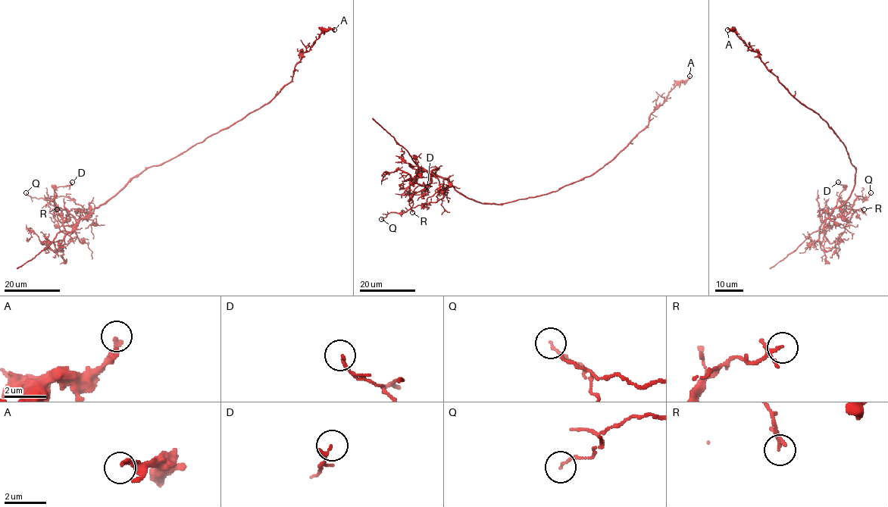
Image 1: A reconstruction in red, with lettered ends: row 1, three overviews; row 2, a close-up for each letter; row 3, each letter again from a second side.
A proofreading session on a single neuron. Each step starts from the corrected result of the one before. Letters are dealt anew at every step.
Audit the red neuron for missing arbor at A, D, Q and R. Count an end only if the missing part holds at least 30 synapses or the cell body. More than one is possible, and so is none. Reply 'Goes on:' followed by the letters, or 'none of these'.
Goes on: none of these

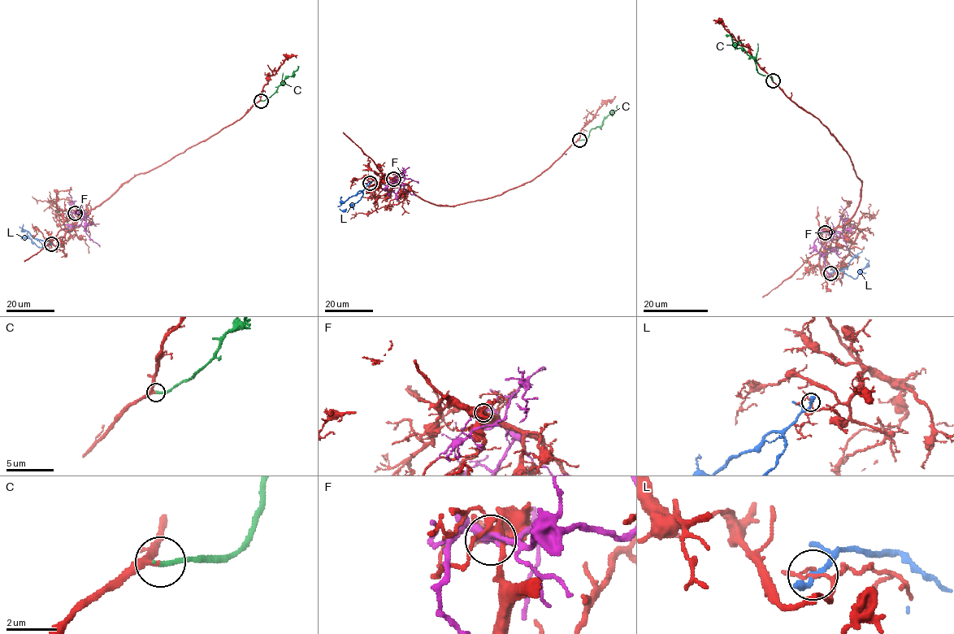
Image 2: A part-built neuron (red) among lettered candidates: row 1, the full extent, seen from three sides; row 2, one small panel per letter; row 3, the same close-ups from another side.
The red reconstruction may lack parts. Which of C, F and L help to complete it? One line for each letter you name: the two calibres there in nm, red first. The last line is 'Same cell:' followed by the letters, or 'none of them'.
C: Thickness 220 nm (red) against 180 nm
Same cell: C

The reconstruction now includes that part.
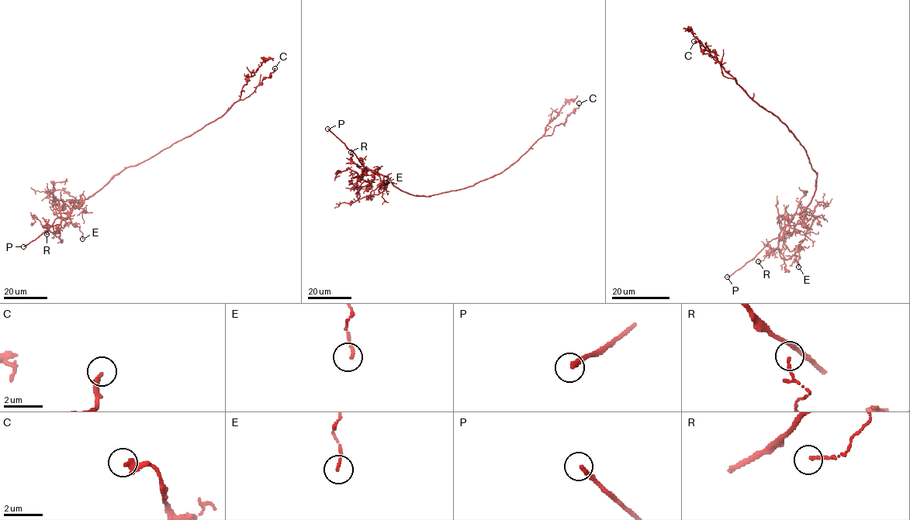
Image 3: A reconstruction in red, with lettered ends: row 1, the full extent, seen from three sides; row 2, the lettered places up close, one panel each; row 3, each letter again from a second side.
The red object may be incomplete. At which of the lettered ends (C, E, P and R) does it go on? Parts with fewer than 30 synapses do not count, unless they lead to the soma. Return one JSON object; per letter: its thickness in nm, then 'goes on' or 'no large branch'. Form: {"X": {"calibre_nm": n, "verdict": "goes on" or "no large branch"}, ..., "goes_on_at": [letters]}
{"C": {"calibre_nm": 240, "verdict": "no large branch"}, "E": {"calibre_nm": 110, "verdict": "no large branch"}, "P": {"calibre_nm": 240, "verdict": "goes on"}, "R": {"calibre_nm": 150, "verdict": "no large branch"}, "goes_on_at": ["P"]}

